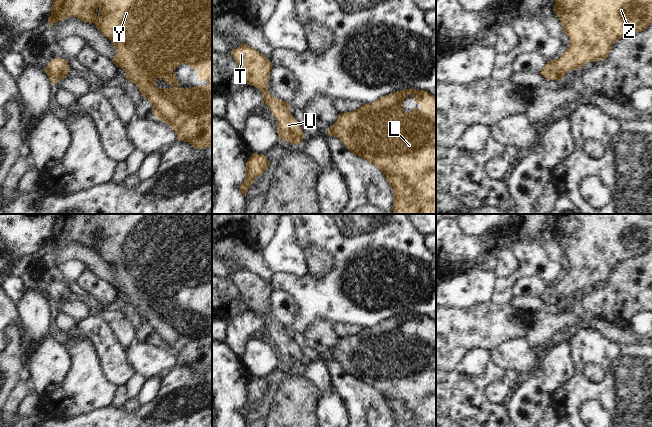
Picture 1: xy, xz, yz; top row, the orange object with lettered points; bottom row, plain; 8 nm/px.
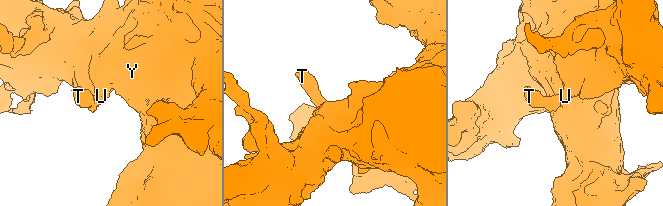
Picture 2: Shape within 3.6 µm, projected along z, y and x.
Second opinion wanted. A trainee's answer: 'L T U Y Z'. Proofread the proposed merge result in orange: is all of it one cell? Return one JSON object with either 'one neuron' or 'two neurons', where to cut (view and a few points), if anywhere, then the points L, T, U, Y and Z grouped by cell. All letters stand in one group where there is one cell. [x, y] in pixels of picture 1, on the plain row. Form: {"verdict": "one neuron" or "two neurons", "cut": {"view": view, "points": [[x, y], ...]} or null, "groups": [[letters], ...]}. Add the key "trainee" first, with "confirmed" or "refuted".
{"trainee": "confirmed", "verdict": "one neuron", "cut": null, "groups": [["L", "T", "U", "Y", "Z"]]}

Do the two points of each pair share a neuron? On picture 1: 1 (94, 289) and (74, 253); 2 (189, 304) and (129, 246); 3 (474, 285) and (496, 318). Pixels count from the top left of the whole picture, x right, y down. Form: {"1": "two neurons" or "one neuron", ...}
{"1": "two neurons", "2": "one neuron", "3": "two neurons"}

